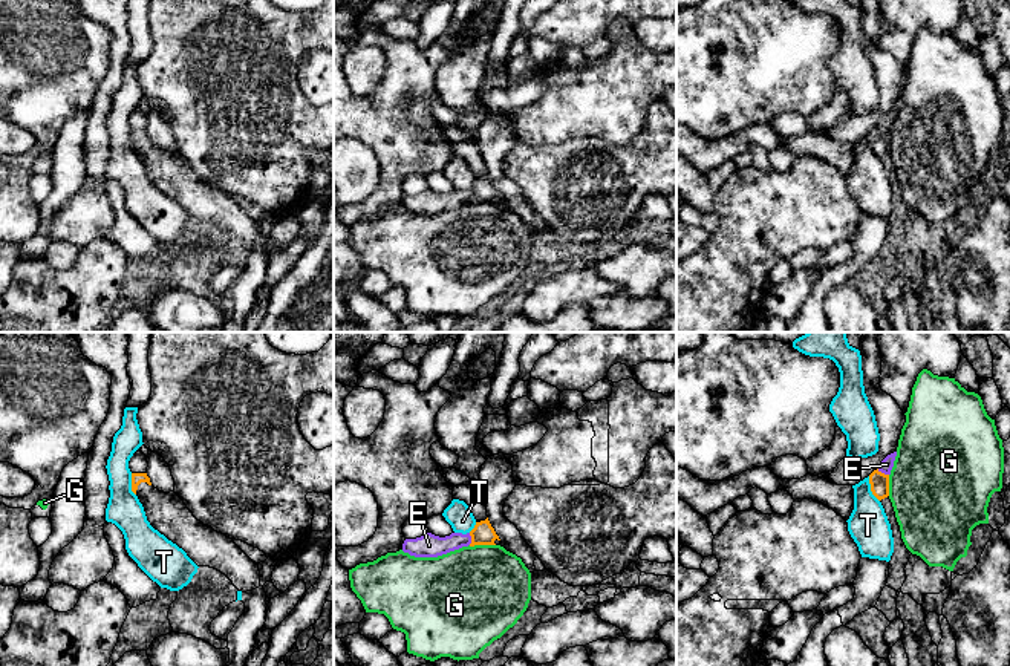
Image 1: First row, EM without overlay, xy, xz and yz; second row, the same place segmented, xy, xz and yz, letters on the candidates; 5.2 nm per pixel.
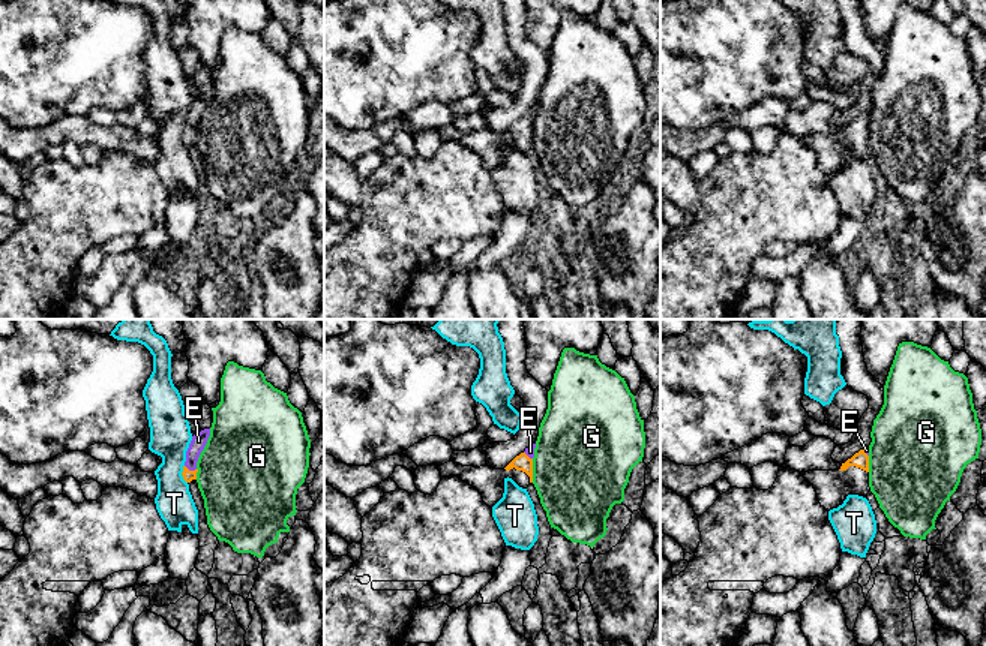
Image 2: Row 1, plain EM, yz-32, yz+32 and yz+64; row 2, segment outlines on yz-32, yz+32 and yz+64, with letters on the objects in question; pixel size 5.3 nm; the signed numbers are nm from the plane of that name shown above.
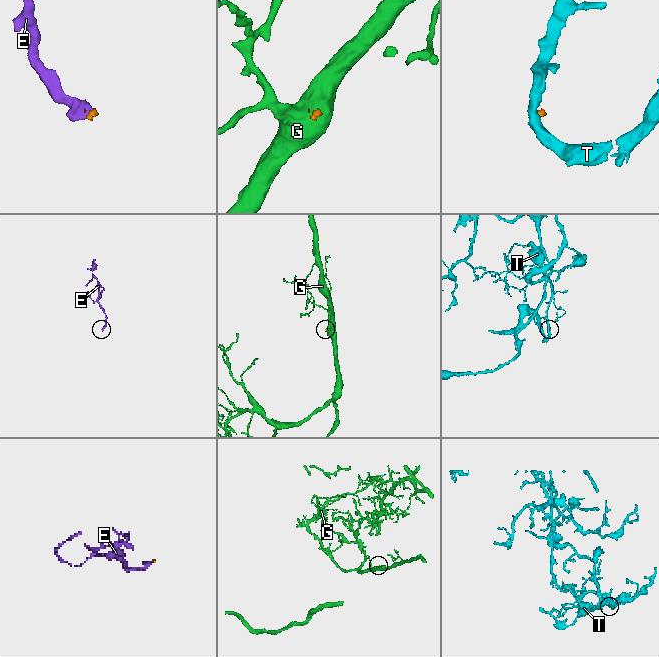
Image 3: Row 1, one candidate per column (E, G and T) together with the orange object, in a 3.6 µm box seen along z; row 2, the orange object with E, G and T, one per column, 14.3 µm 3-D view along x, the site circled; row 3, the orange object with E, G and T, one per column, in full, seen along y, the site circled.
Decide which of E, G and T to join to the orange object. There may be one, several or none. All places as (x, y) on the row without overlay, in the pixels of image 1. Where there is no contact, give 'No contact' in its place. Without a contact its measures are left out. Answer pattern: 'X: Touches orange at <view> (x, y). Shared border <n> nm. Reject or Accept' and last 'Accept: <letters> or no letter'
E: Touches orange at yz (883, 130). Shared border 70 nm. Accept
G: Touches orange at xz (481, 201). Shared border 140 nm. Reject
T: Touches orange at yz (871, 146). Shared border 150 nm. Reject
Accept: E

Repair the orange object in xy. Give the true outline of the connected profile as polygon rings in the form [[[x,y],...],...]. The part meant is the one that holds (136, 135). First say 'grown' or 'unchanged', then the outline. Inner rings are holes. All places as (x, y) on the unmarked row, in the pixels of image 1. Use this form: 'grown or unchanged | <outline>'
grown | [[[132,130],[132,149],[150,182],[182,205],[197,224],[220,228],[242,250],[260,243],[259,222],[233,196],[197,178],[174,149],[159,149],[147,130]]]

